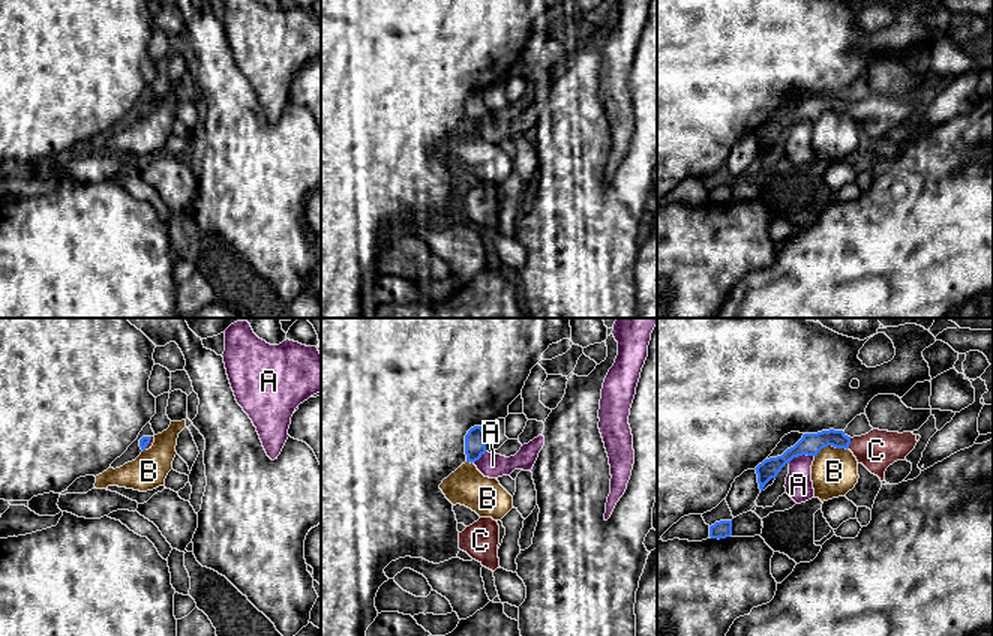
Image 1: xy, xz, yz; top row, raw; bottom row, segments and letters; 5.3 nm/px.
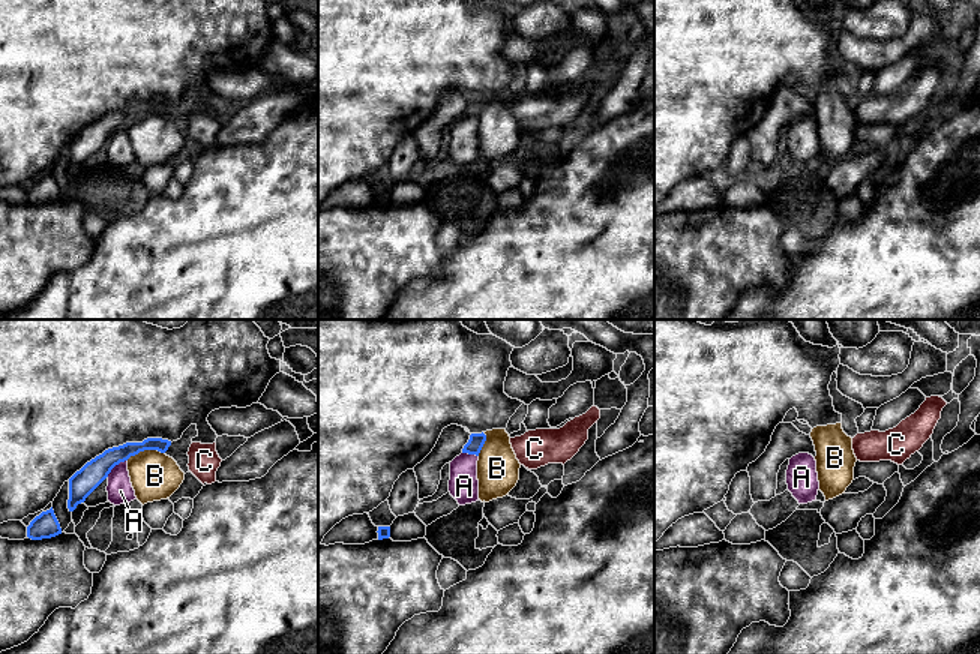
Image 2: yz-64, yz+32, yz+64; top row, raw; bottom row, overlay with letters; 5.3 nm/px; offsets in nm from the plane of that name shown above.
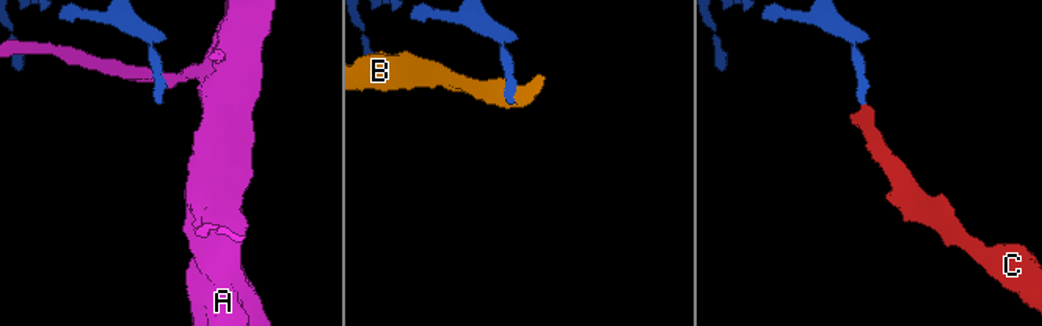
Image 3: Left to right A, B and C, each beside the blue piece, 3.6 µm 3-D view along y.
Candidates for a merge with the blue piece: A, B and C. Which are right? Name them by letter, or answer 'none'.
C

